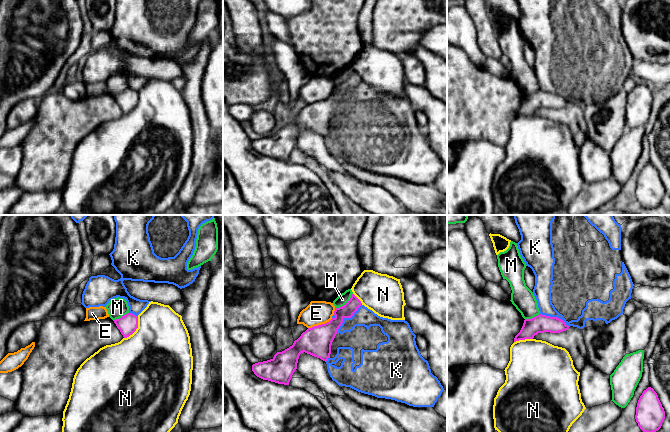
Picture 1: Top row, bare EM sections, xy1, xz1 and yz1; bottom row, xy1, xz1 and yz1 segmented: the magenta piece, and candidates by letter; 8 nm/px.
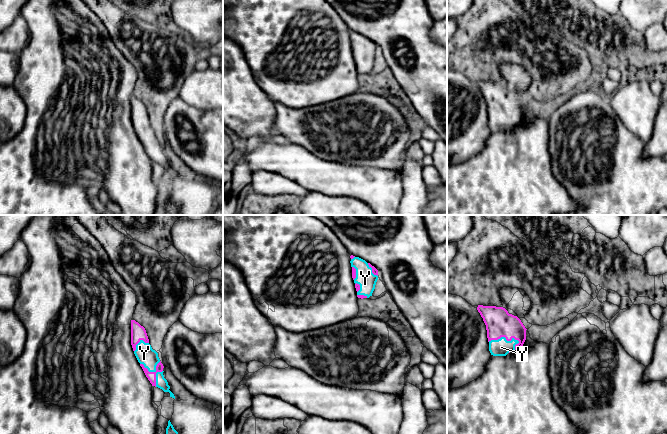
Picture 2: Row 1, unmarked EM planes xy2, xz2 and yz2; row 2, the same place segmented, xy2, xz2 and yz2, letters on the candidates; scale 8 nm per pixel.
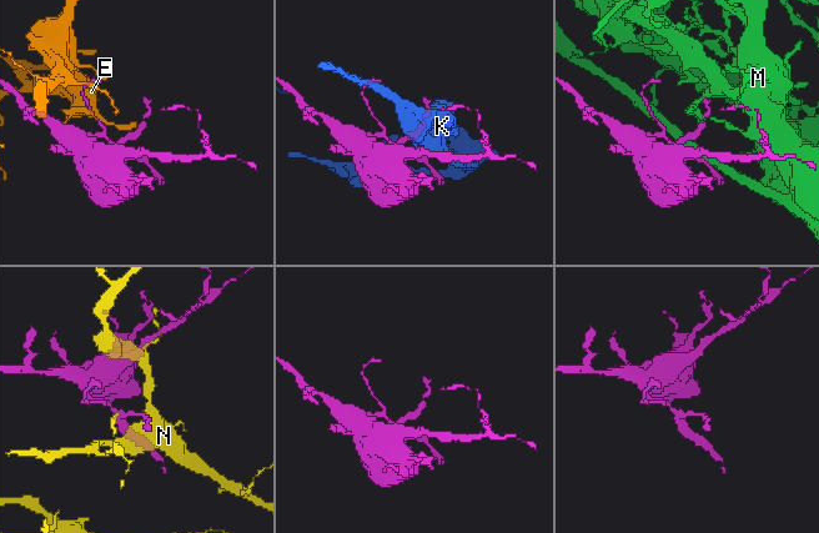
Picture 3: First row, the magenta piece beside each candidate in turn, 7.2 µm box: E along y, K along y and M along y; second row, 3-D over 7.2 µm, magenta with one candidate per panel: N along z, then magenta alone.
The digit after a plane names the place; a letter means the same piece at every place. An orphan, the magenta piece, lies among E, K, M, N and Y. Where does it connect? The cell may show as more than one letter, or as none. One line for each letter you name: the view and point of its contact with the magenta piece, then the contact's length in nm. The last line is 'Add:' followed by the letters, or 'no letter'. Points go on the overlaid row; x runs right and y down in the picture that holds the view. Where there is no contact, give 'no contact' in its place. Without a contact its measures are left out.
Y: contact xy2 (154, 372); length 240 nm
Add: Y

